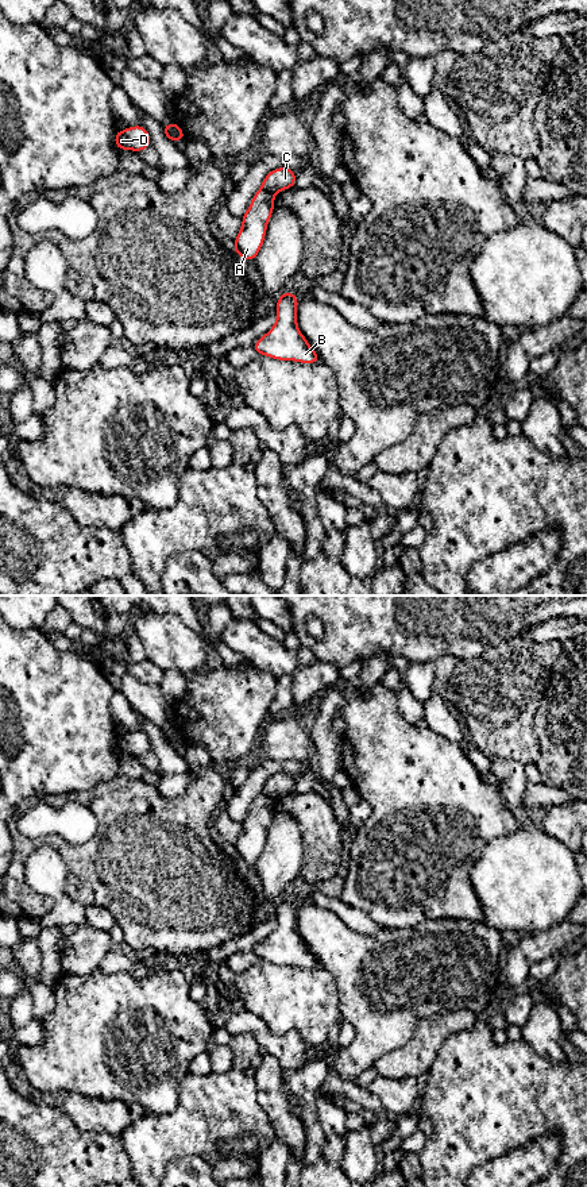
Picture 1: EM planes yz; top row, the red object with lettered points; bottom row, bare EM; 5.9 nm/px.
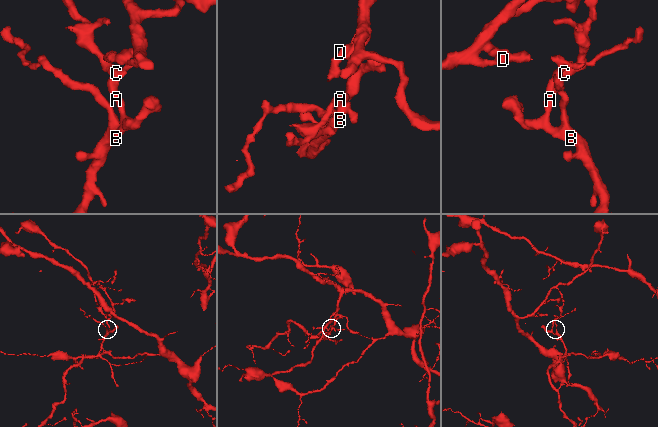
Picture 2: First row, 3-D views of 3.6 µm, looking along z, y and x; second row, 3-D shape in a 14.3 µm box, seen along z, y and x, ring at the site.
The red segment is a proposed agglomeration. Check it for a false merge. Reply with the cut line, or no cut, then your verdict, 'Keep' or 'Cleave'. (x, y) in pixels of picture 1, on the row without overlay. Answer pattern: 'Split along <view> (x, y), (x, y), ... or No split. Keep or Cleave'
Split along yz (262, 792), (273, 800). Cleave

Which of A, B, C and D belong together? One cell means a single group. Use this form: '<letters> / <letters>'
A B / C D

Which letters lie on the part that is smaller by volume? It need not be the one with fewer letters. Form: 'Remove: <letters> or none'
Remove: A, B

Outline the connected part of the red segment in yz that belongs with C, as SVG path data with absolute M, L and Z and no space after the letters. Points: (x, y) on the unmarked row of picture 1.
M287 772L271 775L262 787L262 793L273 799L296 791L296 776Z

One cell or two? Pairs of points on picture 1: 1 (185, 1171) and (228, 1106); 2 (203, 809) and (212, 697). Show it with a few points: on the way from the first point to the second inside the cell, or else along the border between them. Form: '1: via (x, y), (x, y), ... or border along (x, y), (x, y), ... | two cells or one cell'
1: border along (165, 1168), (174, 1160), (200, 1156), (212, 1172) | two cells
2: border along (213, 765), (224, 769) | two cells

